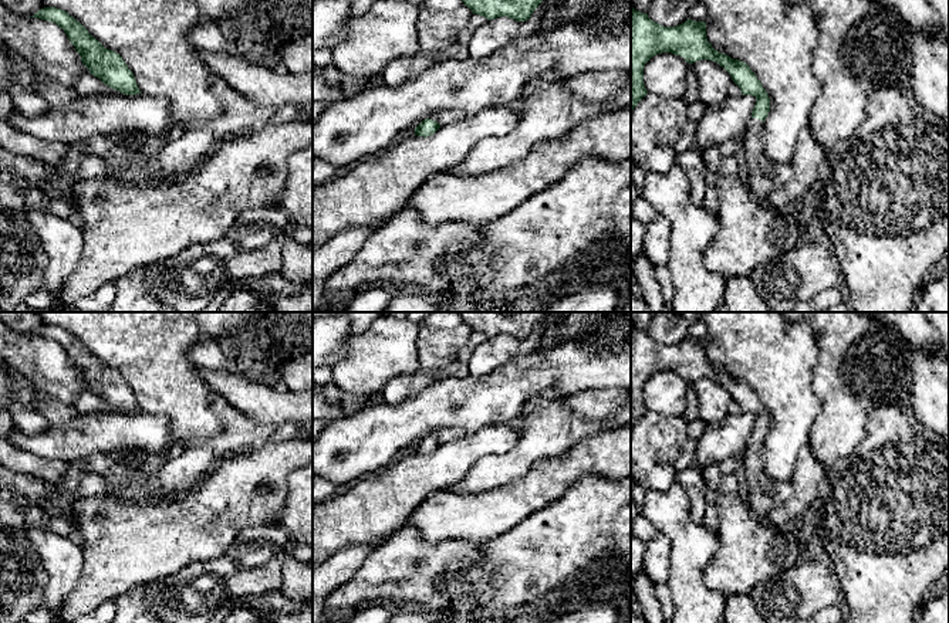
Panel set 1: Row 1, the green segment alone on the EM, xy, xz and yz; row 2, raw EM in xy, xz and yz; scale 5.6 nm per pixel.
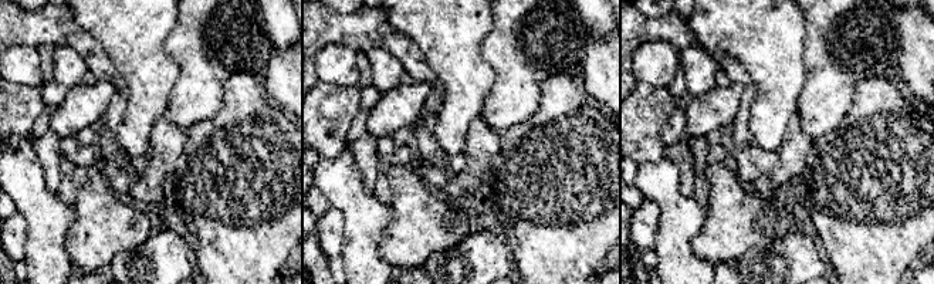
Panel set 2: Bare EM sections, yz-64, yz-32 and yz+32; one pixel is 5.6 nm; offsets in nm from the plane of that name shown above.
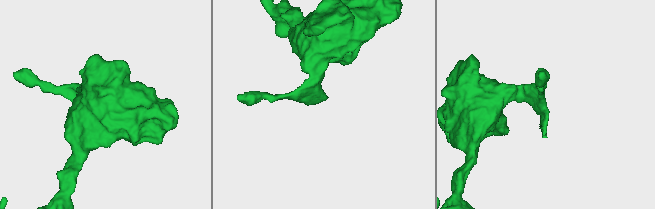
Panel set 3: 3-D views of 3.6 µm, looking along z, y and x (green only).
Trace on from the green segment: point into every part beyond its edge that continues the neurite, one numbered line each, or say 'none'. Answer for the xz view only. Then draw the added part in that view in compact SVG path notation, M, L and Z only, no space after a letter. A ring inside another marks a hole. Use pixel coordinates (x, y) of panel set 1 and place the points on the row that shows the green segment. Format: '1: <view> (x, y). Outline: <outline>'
1: xz (445, 117). Outline: M442 111L429 116L429 119L436 121L440 126L445 126L448 123L462 121L465 116L466 115L460 111Z

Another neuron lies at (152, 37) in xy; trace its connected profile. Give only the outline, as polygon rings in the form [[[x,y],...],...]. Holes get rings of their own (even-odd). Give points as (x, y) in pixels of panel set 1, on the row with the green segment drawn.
[[[41,0],[45,7],[67,11],[105,48],[122,57],[139,91],[170,101],[172,116],[183,129],[202,125],[223,112],[212,92],[213,72],[190,41],[190,31],[200,23],[237,16],[254,0]]]

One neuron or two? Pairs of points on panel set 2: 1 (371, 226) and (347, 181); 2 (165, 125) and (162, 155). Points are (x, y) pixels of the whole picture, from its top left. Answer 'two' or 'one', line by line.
1: one
2: one

